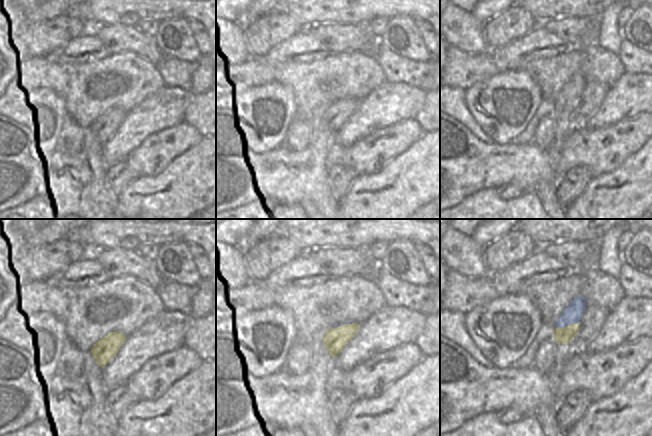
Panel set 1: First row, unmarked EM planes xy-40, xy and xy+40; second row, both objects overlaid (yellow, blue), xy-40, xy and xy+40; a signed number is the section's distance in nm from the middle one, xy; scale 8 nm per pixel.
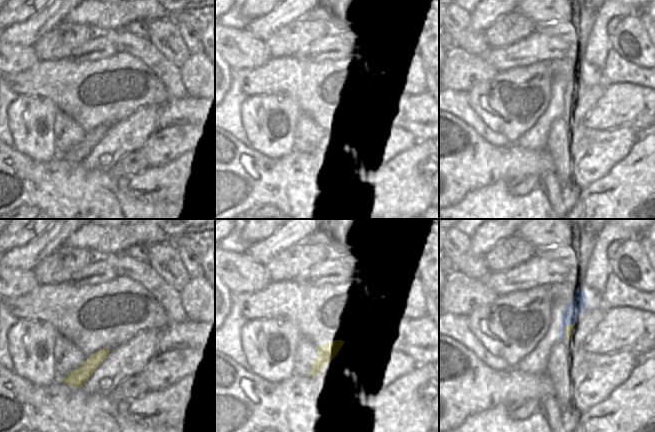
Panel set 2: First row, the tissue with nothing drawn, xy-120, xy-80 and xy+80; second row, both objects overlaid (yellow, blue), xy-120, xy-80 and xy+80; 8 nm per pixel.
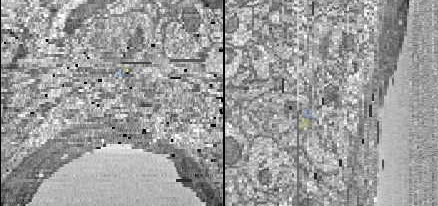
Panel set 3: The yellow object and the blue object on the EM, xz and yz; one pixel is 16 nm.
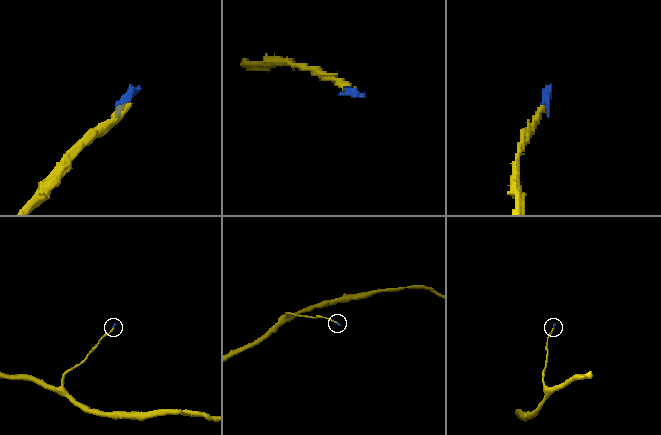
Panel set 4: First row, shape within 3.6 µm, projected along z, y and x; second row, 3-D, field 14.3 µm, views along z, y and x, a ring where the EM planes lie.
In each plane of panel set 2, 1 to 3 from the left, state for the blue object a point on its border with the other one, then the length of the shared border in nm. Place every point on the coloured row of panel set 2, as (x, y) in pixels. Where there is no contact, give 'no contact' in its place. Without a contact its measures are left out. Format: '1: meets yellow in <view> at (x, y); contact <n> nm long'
1: no contact
2: no contact
3: meets yellow in xy+80 at (565, 329); contact 150 nm long

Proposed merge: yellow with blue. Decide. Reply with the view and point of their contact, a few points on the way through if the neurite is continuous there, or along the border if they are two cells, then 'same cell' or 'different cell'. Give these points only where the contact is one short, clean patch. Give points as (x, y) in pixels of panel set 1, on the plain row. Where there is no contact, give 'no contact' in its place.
meets yellow in xy+40 at (567, 102); border along xy+40 (578, 98), (564, 103), (555, 103); different cell

